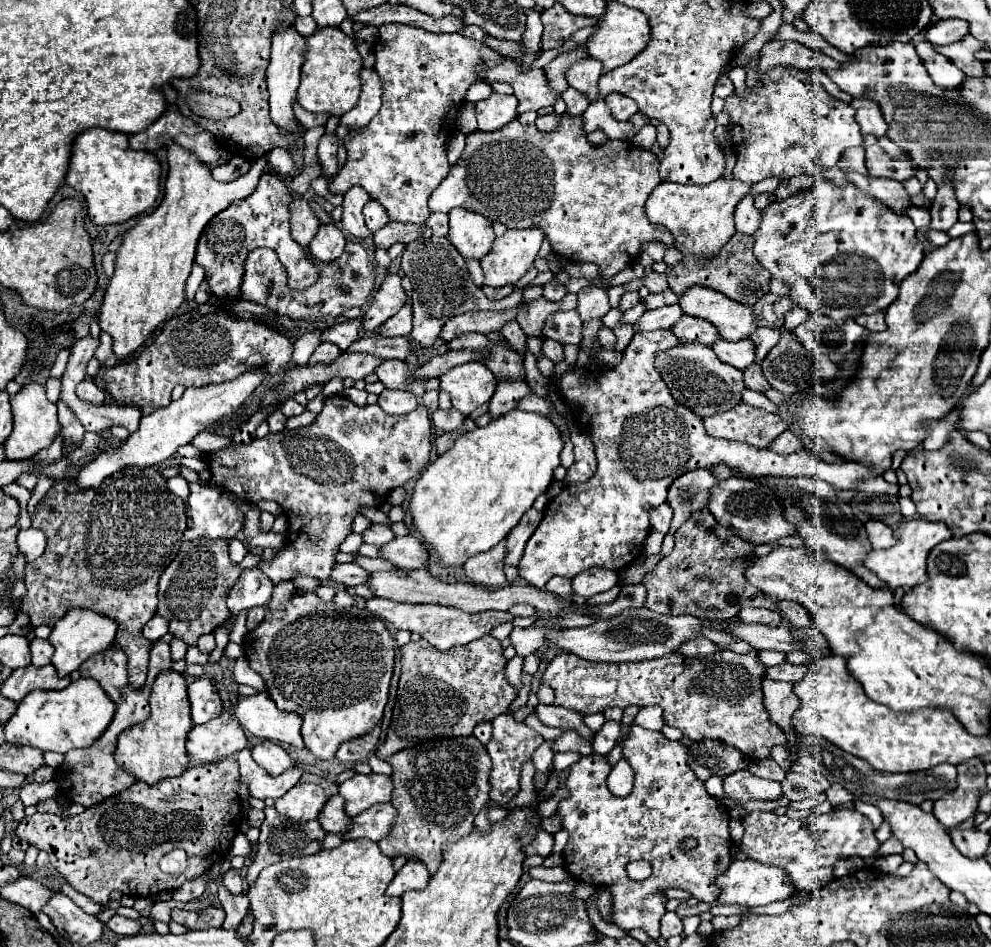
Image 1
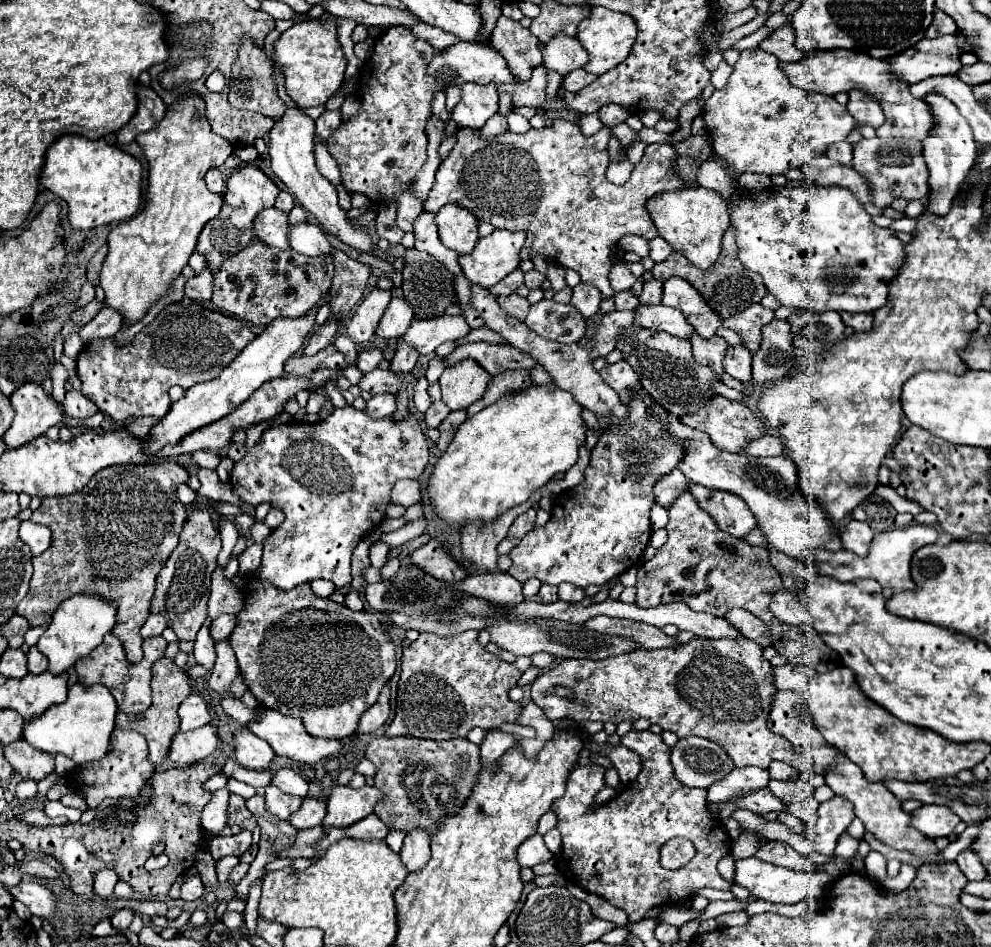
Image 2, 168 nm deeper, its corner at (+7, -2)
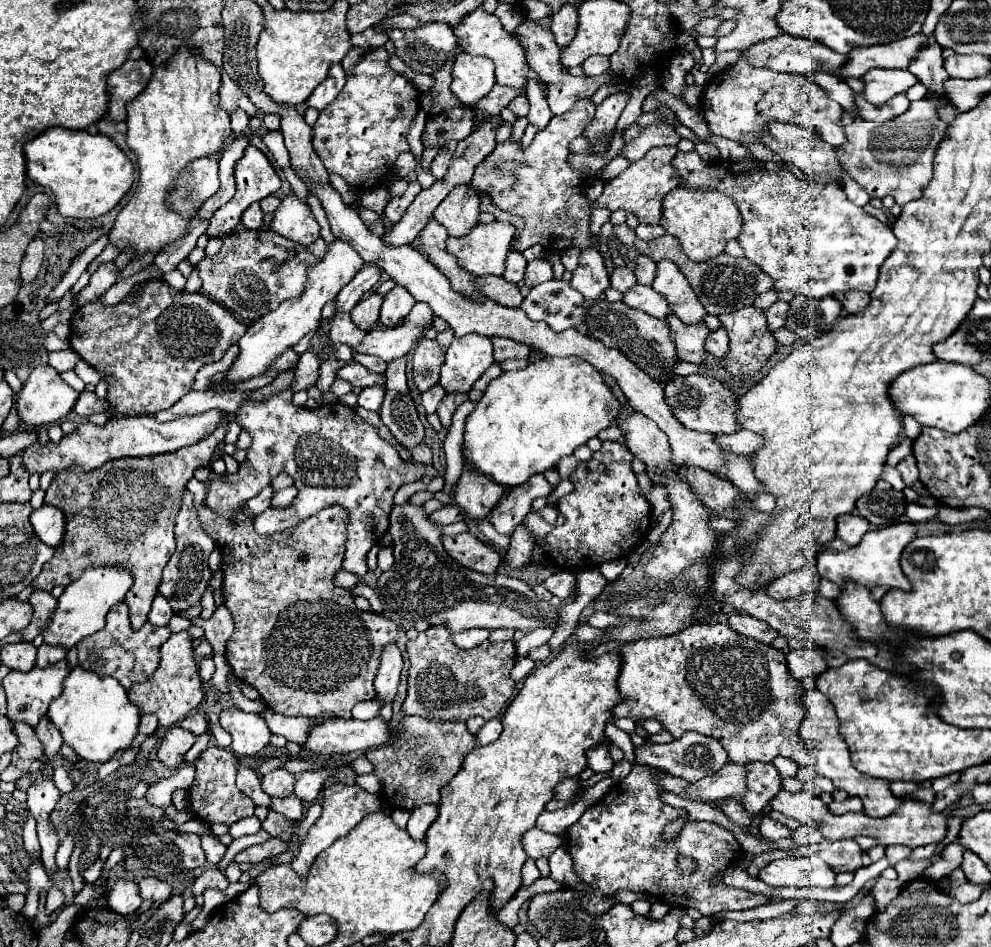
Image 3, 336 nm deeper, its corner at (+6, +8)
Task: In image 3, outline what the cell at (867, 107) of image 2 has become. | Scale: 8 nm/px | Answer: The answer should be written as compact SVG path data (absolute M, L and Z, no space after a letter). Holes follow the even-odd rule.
M871 69L865 77L865 91L861 93L869 103L885 103L893 95L907 91L911 85L919 83L911 71L895 71L895 69Z

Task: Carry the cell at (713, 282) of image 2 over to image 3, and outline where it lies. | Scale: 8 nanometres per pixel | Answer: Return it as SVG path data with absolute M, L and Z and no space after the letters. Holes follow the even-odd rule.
M665 233L663 237L659 239L653 239L653 241L643 241L643 239L637 239L635 241L635 247L639 253L651 257L653 261L661 261L661 259L669 259L673 261L679 271L687 277L689 285L693 287L693 291L697 293L699 301L703 303L705 311L709 315L723 315L723 313L733 313L741 307L747 307L751 305L761 293L773 289L773 279L767 277L759 267L755 267L749 259L735 259L727 253L721 253L717 255L715 259L707 259L707 261L691 261L683 251L681 247L677 245L677 239L669 233Z

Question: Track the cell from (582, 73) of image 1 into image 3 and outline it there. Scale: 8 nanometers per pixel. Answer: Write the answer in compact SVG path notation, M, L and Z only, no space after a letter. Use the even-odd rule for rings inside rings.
M563 5L553 17L551 17L551 31L555 35L555 43L559 47L567 47L571 39L577 33L577 7Z

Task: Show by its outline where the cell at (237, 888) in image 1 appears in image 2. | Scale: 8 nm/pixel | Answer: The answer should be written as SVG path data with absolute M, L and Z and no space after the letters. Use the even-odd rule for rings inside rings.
M224 857L216 863L216 873L218 873L220 883L228 883L228 875L236 867L236 863L238 863L238 857Z

